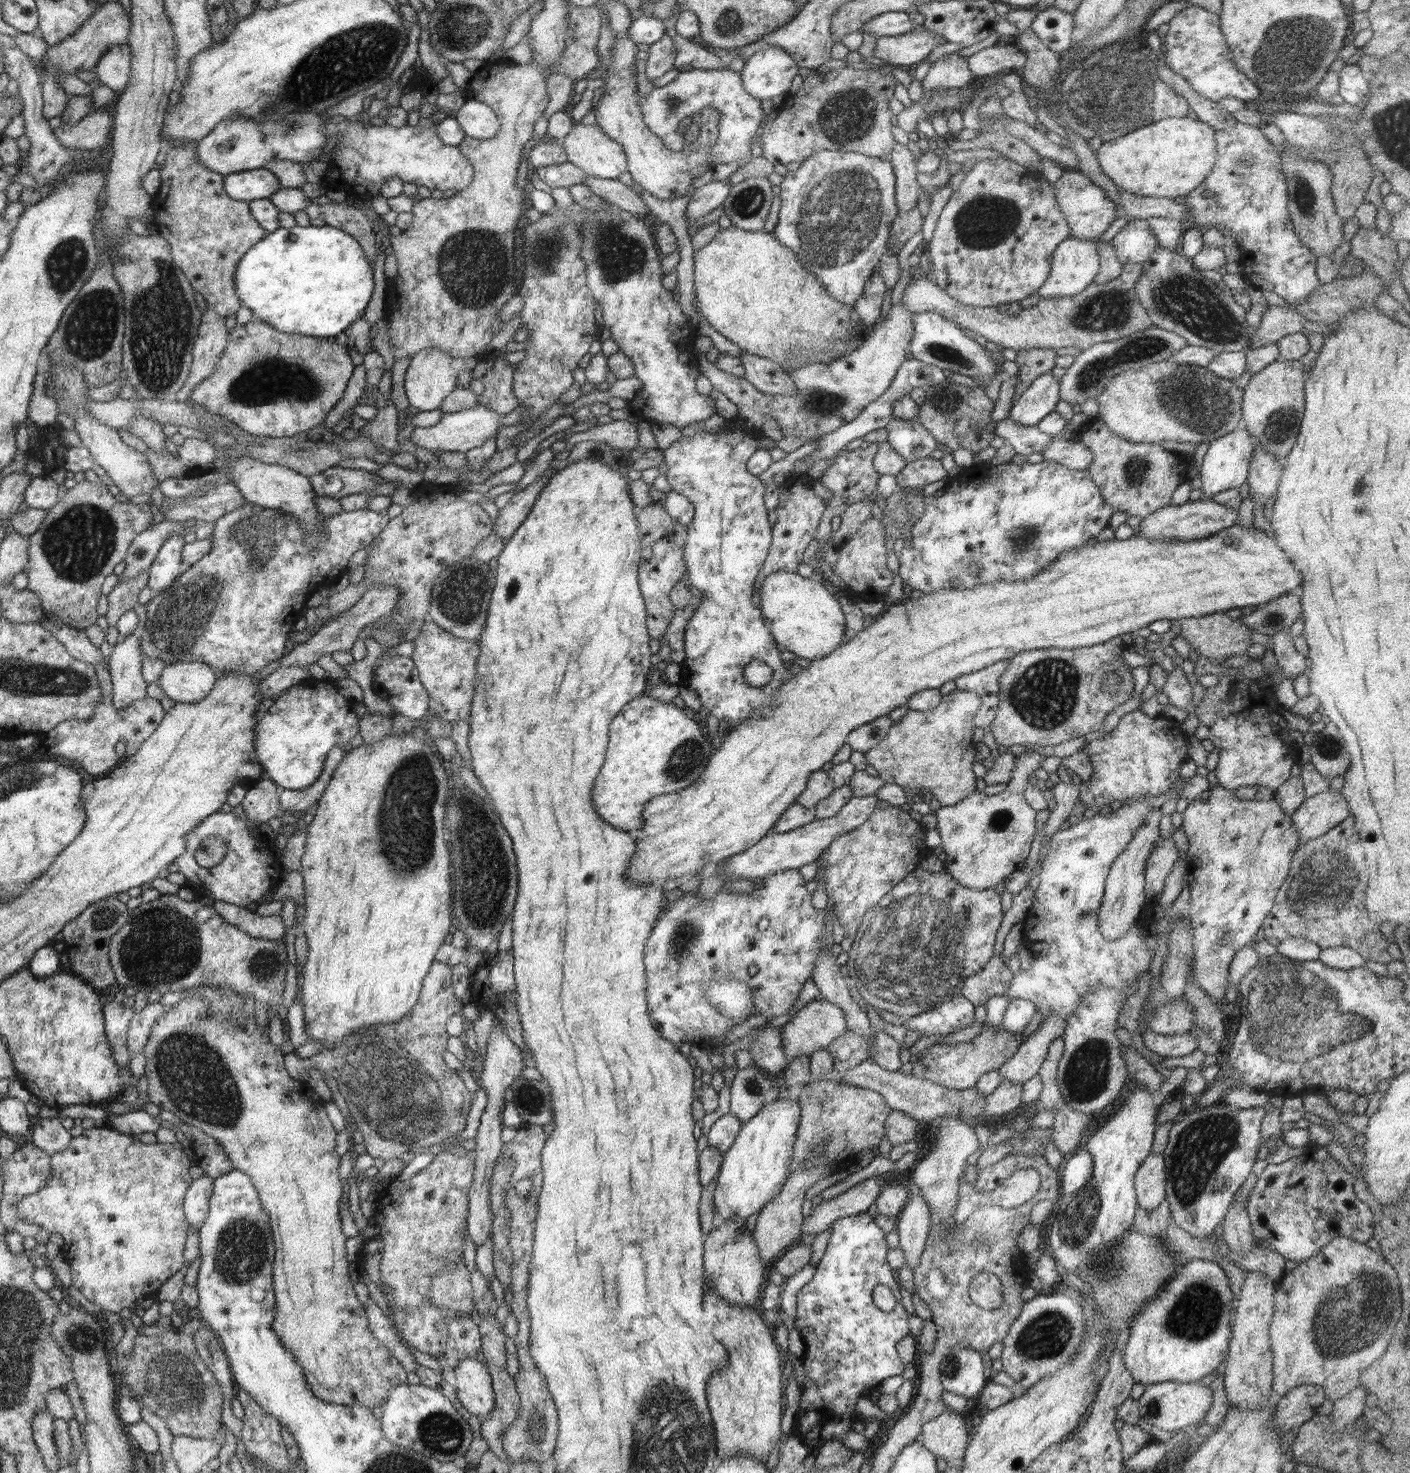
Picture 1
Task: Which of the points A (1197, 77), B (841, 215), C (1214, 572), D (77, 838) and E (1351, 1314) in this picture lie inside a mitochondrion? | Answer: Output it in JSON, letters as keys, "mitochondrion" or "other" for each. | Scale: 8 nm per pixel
{"A":"other","B":"mitochondrion","C":"other","D":"other","E":"mitochondrion"}

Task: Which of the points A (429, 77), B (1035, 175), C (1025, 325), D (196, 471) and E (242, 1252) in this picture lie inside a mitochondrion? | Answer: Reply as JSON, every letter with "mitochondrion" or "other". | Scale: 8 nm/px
{"A":"other","B":"other","C":"other","D":"other","E":"mitochondrion"}

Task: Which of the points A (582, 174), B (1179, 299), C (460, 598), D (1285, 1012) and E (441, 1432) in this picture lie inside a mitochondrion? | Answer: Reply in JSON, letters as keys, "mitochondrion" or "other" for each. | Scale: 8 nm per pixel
{"A":"other","B":"mitochondrion","C":"mitochondrion","D":"mitochondrion","E":"mitochondrion"}

